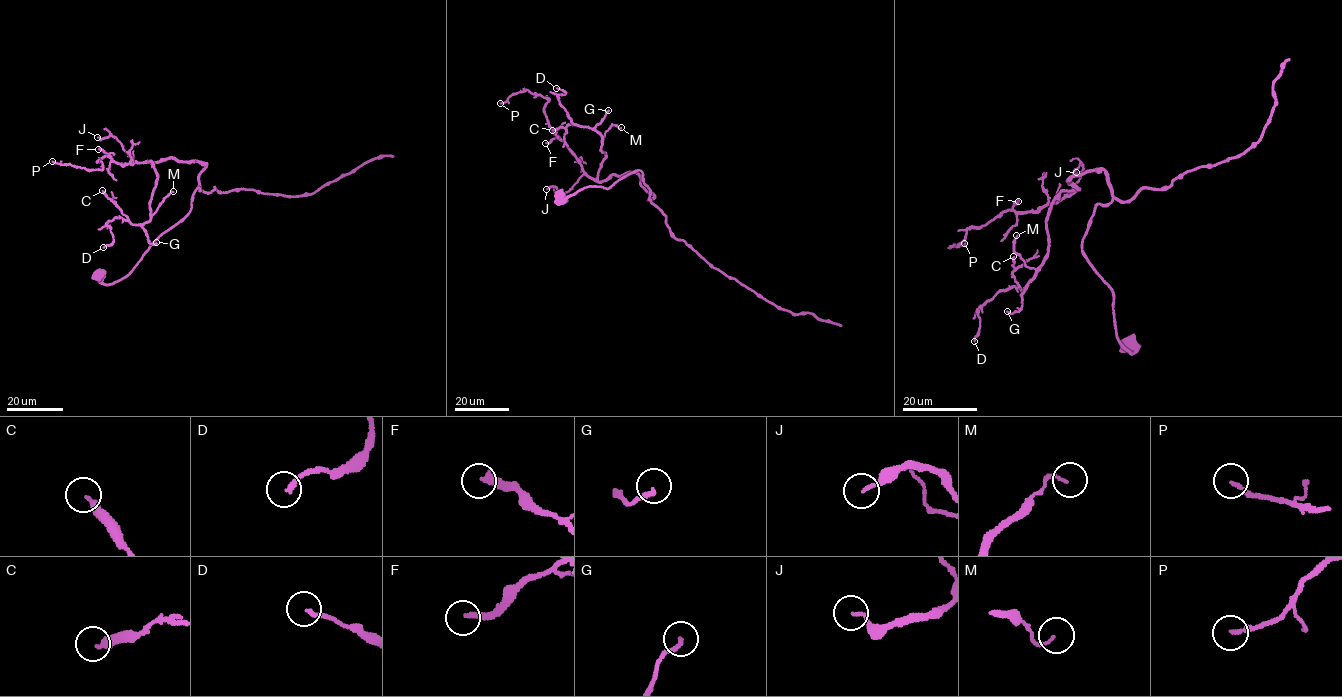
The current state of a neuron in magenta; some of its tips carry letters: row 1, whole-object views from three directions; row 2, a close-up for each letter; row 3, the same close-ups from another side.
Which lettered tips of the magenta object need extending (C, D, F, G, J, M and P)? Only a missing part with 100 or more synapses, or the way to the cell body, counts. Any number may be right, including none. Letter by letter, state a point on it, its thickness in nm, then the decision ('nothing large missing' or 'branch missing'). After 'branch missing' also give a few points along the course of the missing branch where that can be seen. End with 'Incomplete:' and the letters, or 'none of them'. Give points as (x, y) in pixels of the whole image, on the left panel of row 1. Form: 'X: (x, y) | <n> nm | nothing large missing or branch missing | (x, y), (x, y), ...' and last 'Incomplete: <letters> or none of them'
C: (102, 190) | 300 nm | nothing large missing
D: (103, 247) | 180 nm | nothing large missing
F: (98, 149) | 280 nm | nothing large missing
G: (156, 242) | 180 nm | nothing large missing
J: (97, 137) | 150 nm | nothing large missing
M: (173, 191) | 110 nm | nothing large missing
P: (52, 161) | 150 nm | nothing large missing
Incomplete: none of them

